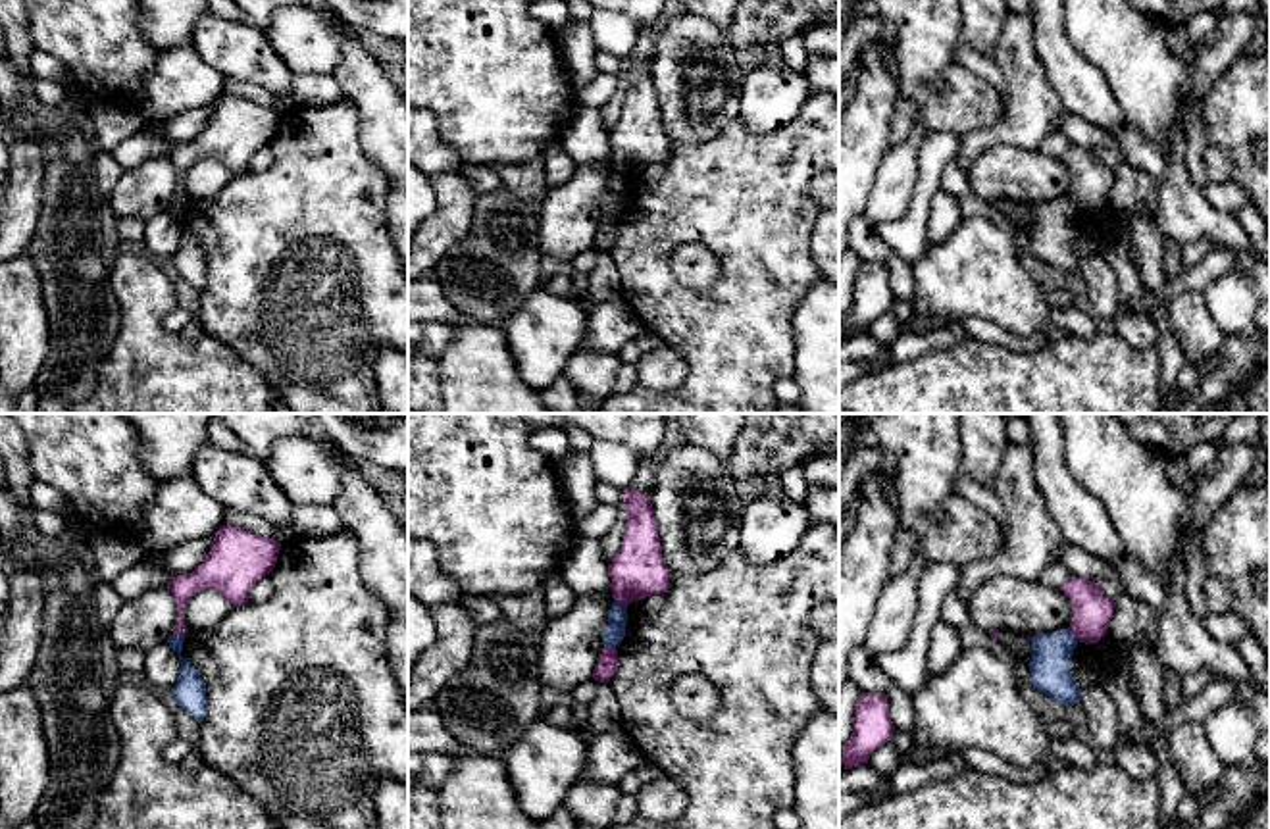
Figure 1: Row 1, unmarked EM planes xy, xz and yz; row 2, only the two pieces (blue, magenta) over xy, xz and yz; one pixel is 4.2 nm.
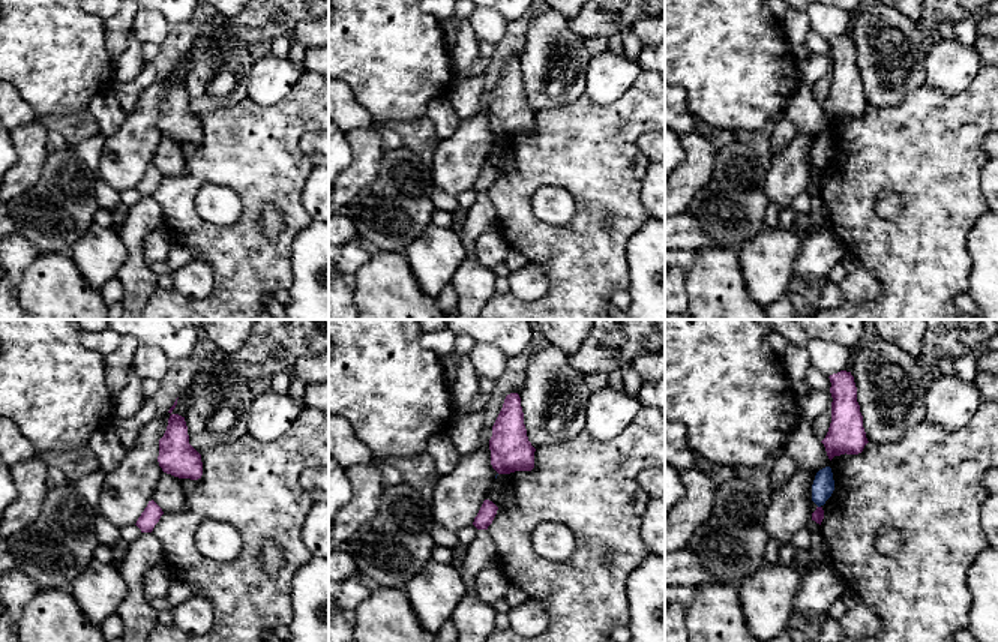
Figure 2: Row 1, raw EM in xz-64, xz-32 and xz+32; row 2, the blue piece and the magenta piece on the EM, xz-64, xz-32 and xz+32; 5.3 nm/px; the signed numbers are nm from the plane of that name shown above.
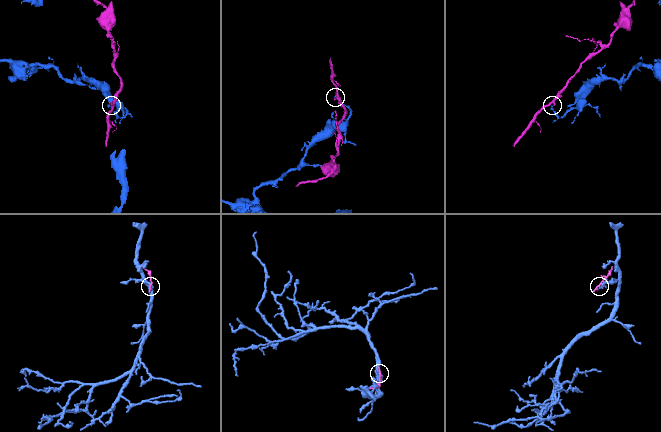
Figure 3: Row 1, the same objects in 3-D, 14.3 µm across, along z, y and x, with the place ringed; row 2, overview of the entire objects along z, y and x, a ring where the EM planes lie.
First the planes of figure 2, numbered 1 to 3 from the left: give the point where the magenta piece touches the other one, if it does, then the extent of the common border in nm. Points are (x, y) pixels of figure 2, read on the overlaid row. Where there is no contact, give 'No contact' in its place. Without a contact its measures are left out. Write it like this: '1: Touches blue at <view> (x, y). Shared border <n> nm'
1: No contact
2: No contact
3: No contact

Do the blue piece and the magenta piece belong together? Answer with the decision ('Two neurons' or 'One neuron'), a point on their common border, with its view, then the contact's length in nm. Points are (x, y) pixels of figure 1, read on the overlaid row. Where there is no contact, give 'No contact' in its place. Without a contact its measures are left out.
Two neurons. Touches blue at xz (618, 602). Shared border 70 nm

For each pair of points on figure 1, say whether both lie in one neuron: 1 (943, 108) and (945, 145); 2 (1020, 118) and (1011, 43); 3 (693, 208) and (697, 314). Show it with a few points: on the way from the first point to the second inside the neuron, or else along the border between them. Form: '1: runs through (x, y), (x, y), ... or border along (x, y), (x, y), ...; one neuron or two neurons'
1: border along (928, 129), (961, 137); two neurons
2: runs through (1020, 99), (1020, 62); one neuron
3: runs through (666, 235), (655, 247), (655, 276), (670, 291); one neuron

